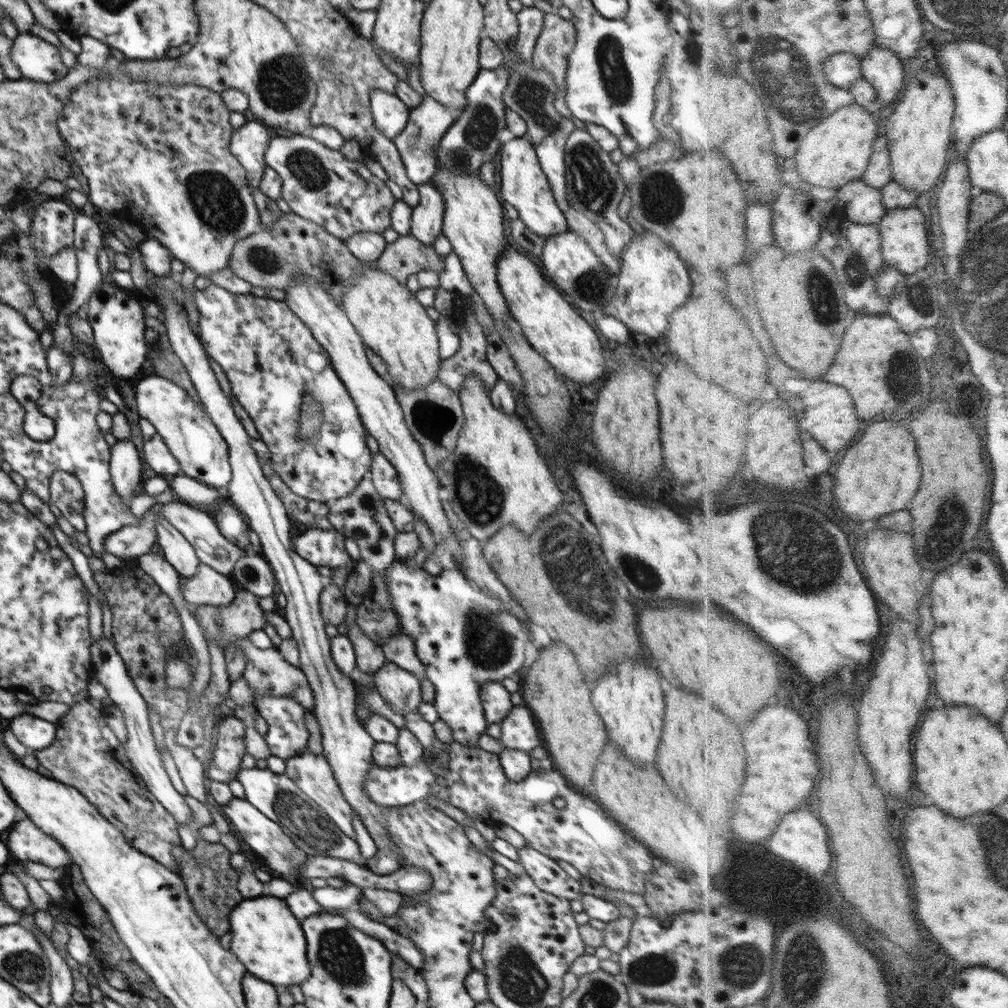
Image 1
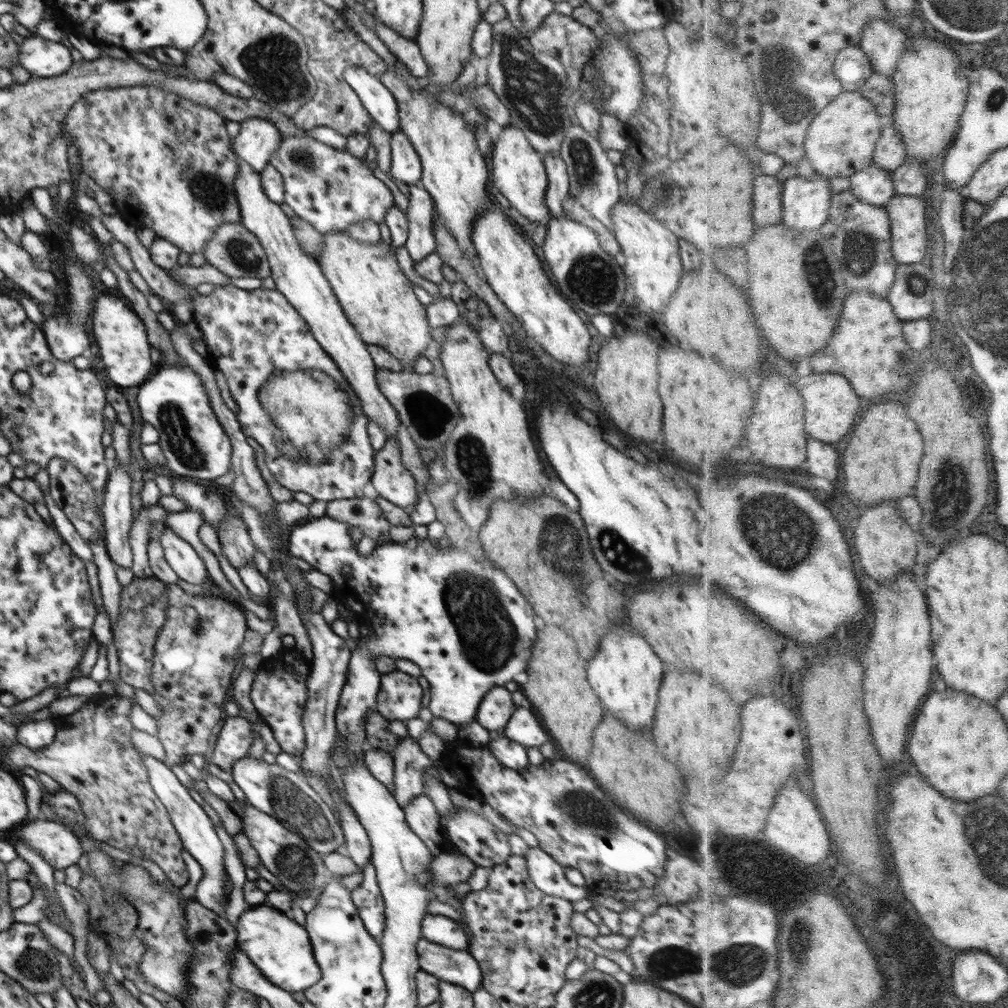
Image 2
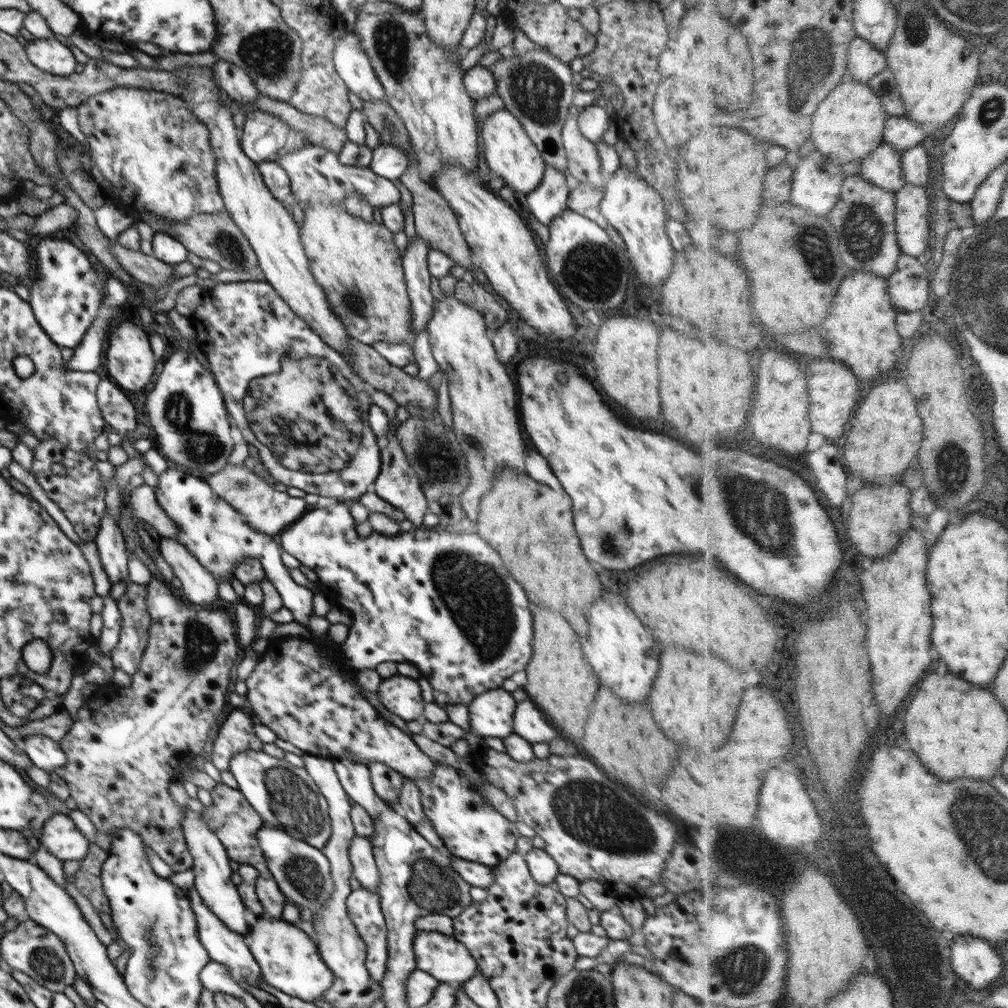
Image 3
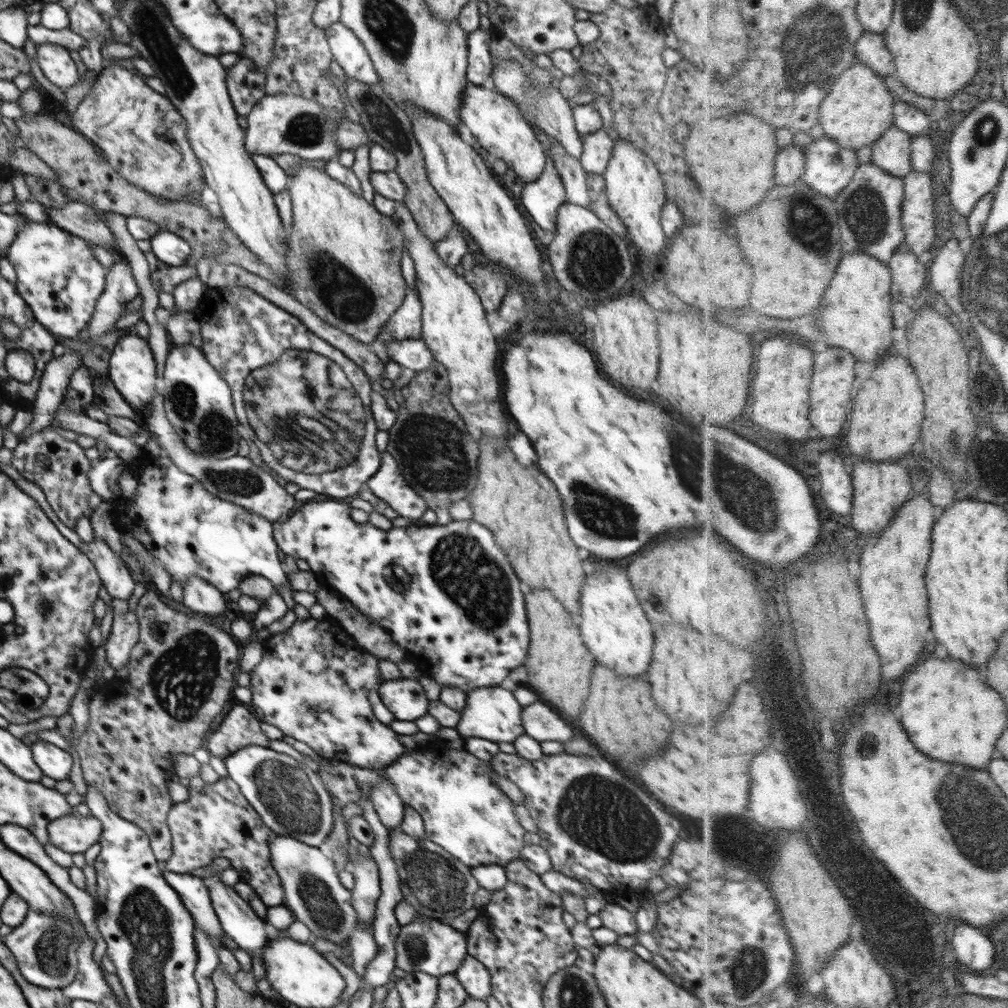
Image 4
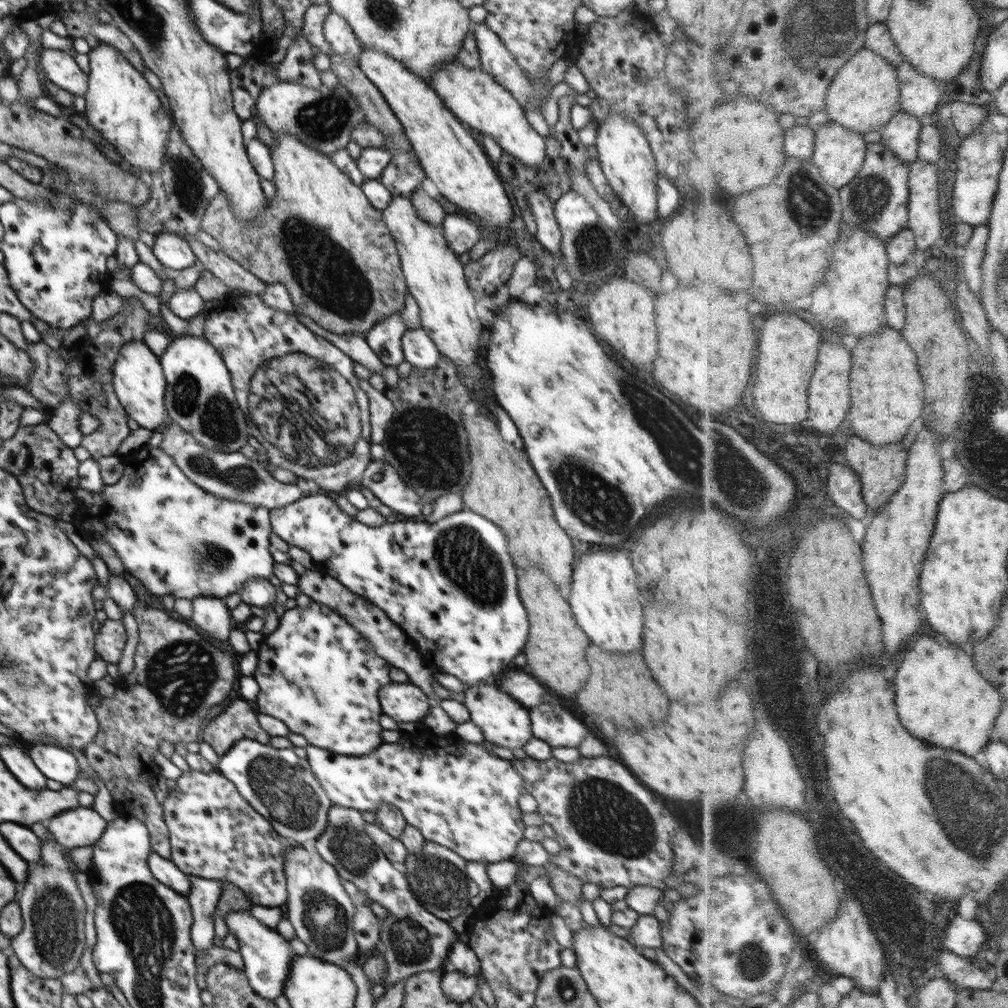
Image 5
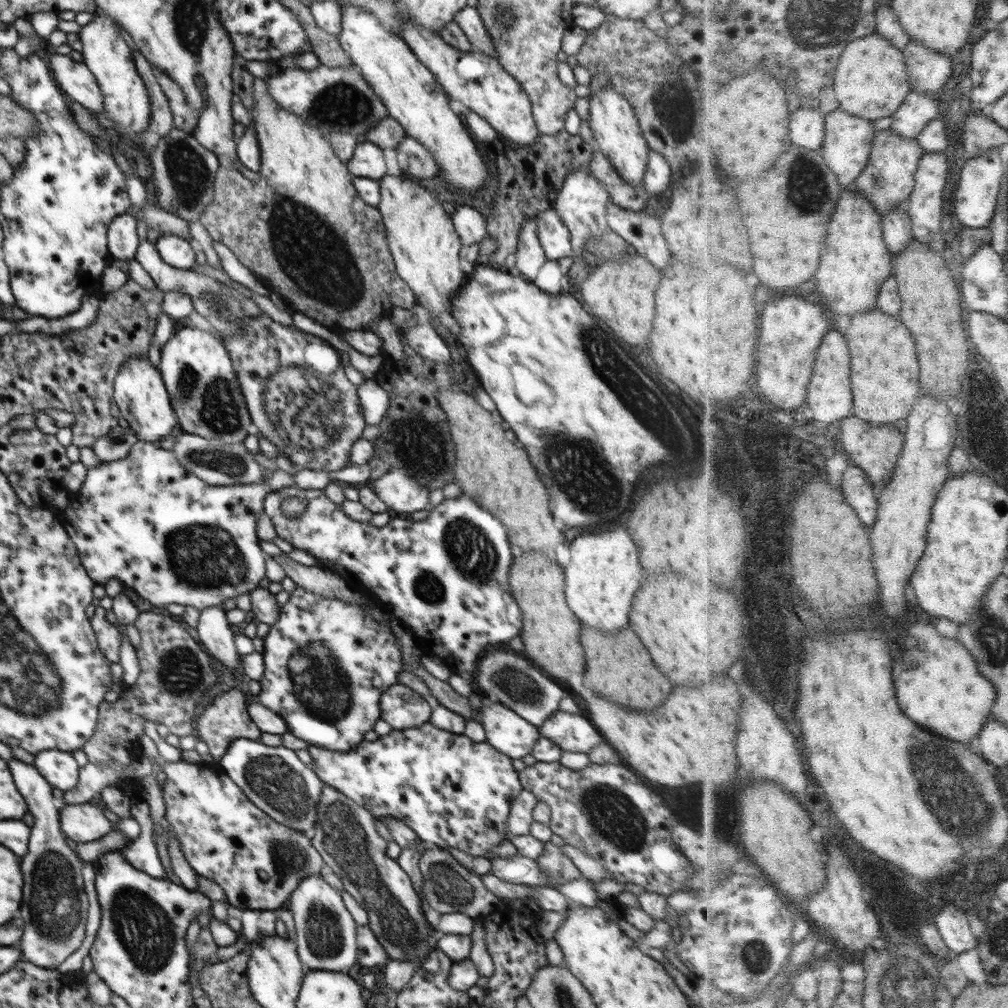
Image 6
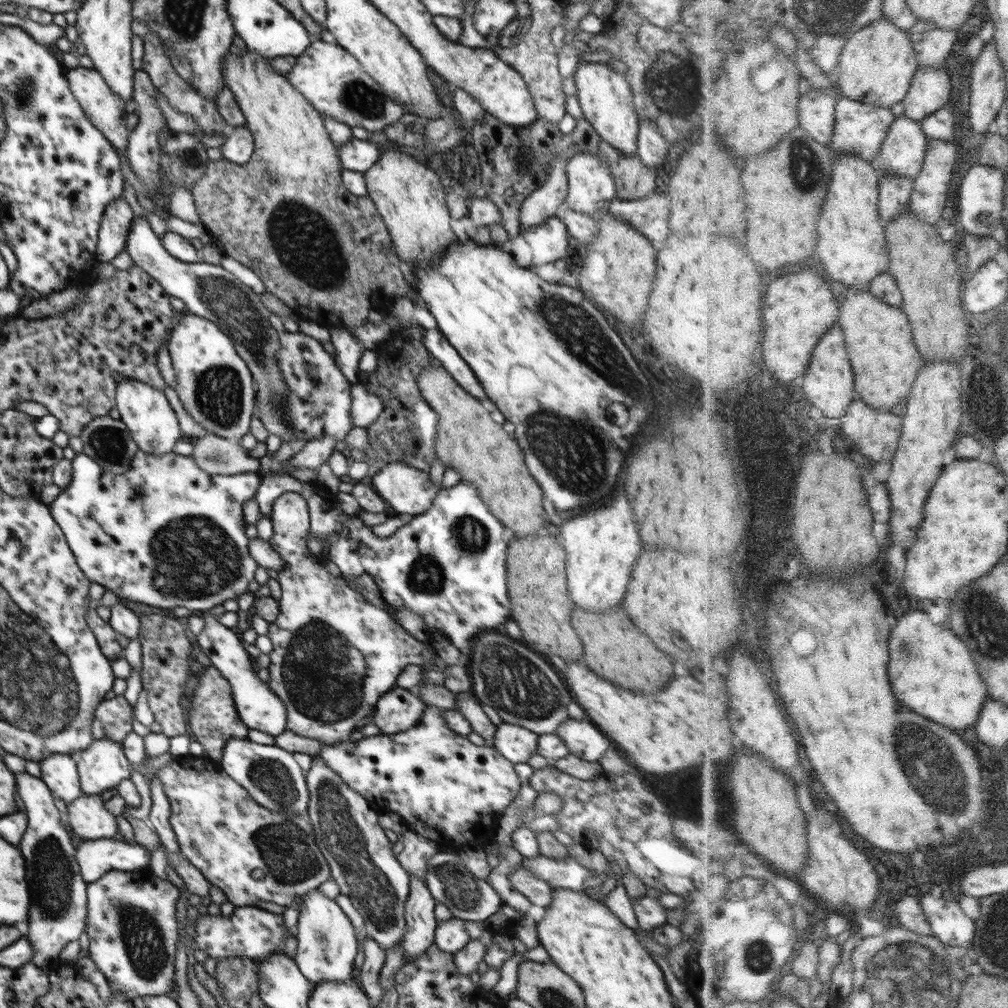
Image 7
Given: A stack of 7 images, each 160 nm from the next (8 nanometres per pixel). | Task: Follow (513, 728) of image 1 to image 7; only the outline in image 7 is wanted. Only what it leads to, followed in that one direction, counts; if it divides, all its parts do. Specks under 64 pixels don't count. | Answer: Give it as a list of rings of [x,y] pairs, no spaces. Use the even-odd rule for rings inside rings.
[[[570,718],[561,722],[555,733],[564,741],[570,755],[588,762],[598,762],[606,750],[614,747],[590,722],[578,722]]]

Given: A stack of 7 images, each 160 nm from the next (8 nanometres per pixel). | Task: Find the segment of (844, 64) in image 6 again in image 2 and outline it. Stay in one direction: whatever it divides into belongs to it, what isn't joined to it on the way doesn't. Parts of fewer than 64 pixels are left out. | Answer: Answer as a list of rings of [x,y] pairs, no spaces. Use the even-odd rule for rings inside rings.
[[[844,90],[810,125],[806,142],[807,158],[817,172],[828,178],[841,176],[850,179],[875,161],[883,127],[883,116],[872,100],[861,90]]]

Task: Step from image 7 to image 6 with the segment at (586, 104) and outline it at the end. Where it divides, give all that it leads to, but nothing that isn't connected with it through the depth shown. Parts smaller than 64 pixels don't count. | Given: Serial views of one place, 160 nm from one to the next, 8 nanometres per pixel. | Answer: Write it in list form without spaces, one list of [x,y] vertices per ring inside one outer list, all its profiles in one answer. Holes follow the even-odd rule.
[[[604,87],[589,96],[590,129],[594,134],[596,148],[607,156],[609,163],[628,184],[643,184],[649,159],[649,145],[644,139],[639,120],[632,106],[612,87]]]

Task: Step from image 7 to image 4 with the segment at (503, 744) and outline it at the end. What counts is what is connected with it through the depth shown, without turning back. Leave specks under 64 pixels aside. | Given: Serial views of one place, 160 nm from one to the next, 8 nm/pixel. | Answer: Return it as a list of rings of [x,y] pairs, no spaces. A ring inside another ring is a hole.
[[[498,686],[496,688],[481,687],[468,693],[466,708],[456,727],[464,741],[476,737],[496,743],[513,743],[520,735],[523,735],[525,733],[521,723],[523,706],[512,694],[512,690],[504,690]]]

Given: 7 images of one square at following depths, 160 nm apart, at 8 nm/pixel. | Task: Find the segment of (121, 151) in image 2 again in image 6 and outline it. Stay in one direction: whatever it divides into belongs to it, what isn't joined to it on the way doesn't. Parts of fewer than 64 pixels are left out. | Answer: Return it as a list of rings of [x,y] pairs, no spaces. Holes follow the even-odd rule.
[[[95,13],[95,15],[88,25],[81,27],[78,34],[83,44],[81,51],[84,57],[83,64],[88,66],[98,82],[107,117],[118,127],[122,127],[124,133],[122,138],[132,140],[132,137],[144,133],[150,125],[150,113],[152,113],[150,98],[148,98],[146,86],[135,68],[131,48],[118,32],[119,24],[107,14]]]

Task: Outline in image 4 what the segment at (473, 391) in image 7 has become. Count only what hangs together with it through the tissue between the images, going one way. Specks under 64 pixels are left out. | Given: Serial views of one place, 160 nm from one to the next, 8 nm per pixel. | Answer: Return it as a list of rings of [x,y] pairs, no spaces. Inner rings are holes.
[[[421,338],[408,340],[393,340],[386,345],[386,353],[389,360],[397,362],[405,370],[426,370],[435,361],[434,356],[426,343]]]

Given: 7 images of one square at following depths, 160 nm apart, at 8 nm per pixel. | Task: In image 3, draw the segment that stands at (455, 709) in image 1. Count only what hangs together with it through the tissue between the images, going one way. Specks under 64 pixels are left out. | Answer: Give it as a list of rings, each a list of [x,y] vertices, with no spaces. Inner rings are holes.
[[[339,502],[334,507],[317,509],[309,508],[298,520],[292,523],[281,533],[280,546],[288,554],[296,558],[304,567],[312,569],[318,576],[318,583],[323,589],[332,588],[341,595],[340,606],[353,617],[354,621],[349,627],[346,640],[342,643],[341,658],[351,668],[362,670],[363,668],[375,669],[381,662],[408,662],[416,666],[421,677],[431,684],[434,700],[440,708],[449,704],[465,704],[468,706],[476,696],[502,687],[508,676],[520,672],[526,668],[532,656],[532,616],[530,616],[530,602],[524,594],[524,590],[516,584],[516,580],[510,576],[510,572],[504,568],[502,558],[498,552],[486,544],[480,536],[465,528],[464,531],[448,532],[443,528],[413,527],[409,532],[401,531],[394,536],[386,536],[373,531],[369,537],[359,537],[355,530],[355,524],[350,515],[349,503]],[[340,757],[333,761],[333,765],[347,795],[363,806],[374,820],[379,811],[379,801],[371,783],[369,767],[350,757]]]

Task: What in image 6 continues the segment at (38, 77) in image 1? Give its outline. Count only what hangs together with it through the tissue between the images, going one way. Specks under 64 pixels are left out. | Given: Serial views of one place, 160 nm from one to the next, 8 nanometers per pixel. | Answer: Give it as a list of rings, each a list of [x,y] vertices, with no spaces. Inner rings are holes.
[[[51,54],[50,71],[58,84],[58,88],[90,111],[91,114],[104,113],[104,99],[102,91],[94,74],[83,63],[74,61],[70,55]]]

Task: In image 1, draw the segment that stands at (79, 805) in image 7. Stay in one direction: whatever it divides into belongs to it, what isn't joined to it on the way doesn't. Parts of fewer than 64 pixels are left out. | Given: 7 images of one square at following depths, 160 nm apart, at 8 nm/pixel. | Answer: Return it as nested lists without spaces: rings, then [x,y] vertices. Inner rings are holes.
[[[32,820],[16,822],[8,832],[8,850],[18,858],[28,862],[39,862],[50,868],[60,868],[72,864],[64,847],[49,834],[40,831]]]

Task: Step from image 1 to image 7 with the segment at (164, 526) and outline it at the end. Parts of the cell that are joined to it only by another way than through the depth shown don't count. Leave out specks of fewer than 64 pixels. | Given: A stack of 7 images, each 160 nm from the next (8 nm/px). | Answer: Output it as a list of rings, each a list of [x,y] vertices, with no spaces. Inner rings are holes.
[[[208,612],[202,613],[202,616],[204,616],[204,629],[197,635],[197,640],[202,652],[210,658],[212,665],[229,682],[240,720],[248,728],[266,732],[274,737],[282,734],[287,729],[286,708],[278,696],[274,696],[274,691],[270,689],[270,686],[257,676],[254,659],[249,652],[246,652],[243,642],[230,628],[222,626],[216,616]]]

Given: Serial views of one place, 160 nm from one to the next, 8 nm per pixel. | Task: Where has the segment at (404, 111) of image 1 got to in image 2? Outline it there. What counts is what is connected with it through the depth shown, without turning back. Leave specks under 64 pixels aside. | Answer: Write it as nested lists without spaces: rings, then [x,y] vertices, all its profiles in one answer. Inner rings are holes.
[[[348,67],[344,80],[356,92],[362,106],[380,127],[394,134],[399,129],[398,106],[390,90],[362,67]]]

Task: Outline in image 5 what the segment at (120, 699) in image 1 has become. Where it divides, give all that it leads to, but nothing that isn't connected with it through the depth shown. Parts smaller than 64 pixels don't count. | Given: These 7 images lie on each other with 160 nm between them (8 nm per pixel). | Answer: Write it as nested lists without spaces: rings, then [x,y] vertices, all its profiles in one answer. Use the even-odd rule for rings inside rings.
[[[232,911],[224,915],[229,932],[238,941],[239,953],[242,955],[245,975],[253,991],[262,998],[273,1000],[283,994],[284,983],[290,974],[293,949],[277,930],[257,921],[250,912]]]

